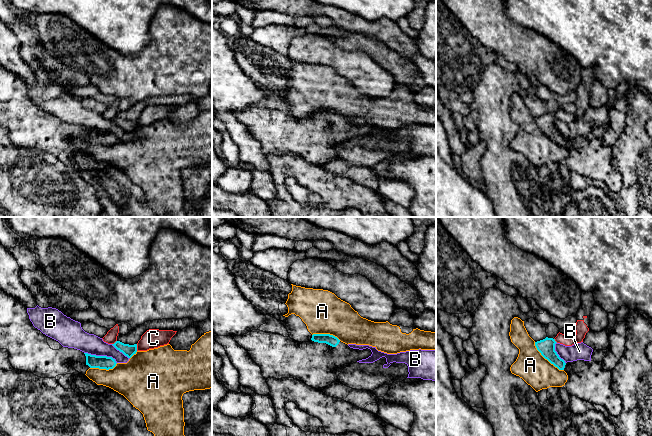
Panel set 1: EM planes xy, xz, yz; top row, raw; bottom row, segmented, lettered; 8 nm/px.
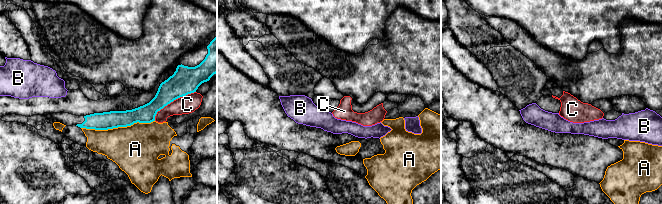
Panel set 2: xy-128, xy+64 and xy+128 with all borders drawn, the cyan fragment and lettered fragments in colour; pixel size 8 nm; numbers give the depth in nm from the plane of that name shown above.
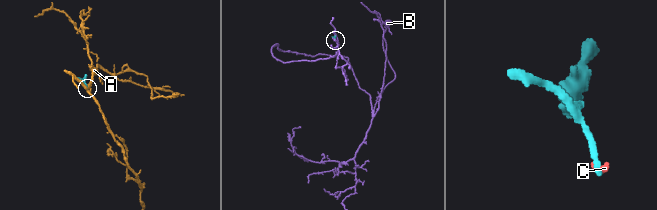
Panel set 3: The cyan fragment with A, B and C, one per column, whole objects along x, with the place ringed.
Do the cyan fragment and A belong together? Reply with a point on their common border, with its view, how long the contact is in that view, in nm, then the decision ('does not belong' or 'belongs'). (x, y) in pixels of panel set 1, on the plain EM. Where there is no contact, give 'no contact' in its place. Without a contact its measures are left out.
meets cyan in yz at (546, 134); contact 340 nm long; does not belong

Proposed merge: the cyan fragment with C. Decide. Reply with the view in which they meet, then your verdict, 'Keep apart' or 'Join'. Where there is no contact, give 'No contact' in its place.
Touches cyan in xy. Keep apart

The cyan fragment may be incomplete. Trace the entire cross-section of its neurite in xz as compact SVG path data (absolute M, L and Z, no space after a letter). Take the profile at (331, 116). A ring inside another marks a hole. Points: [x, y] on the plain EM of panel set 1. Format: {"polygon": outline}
{"polygon": "M252 106L247 110L234 112L235 117L248 127L252 136L260 143L265 155L294 154L317 166L323 166L335 158L341 147L350 140L371 132L372 128L350 124L330 110L313 110L309 118L297 118L289 112Z"}

